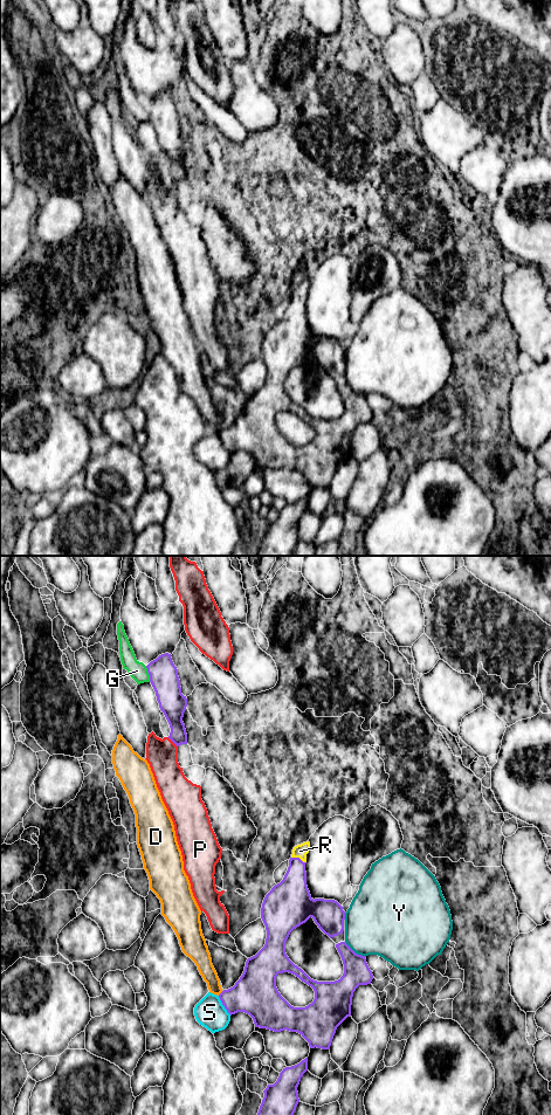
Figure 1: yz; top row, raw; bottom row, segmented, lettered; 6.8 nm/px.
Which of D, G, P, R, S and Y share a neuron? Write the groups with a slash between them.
D P / G / R / S / Y

